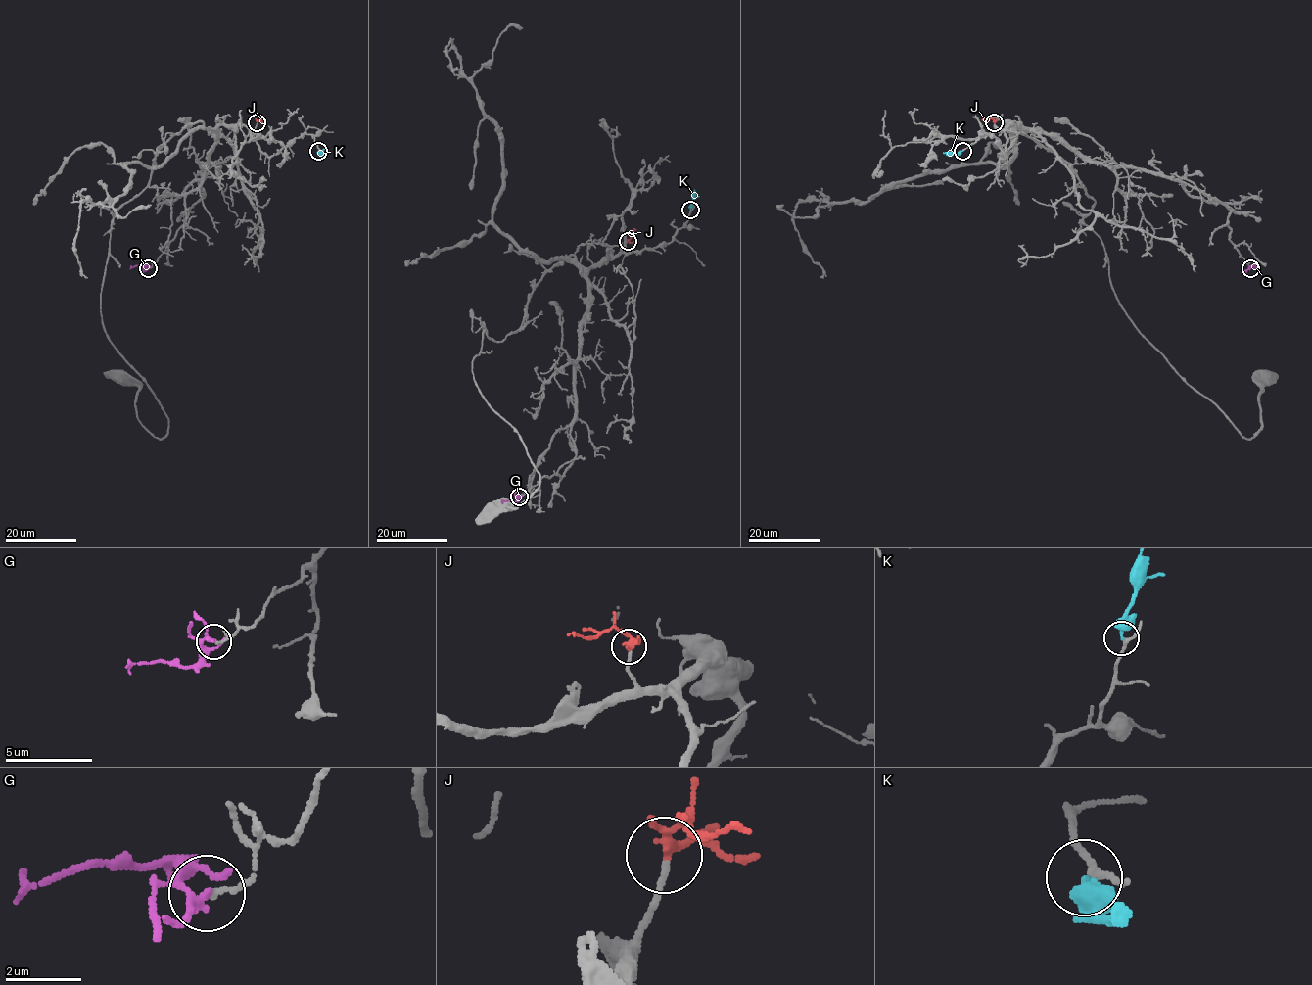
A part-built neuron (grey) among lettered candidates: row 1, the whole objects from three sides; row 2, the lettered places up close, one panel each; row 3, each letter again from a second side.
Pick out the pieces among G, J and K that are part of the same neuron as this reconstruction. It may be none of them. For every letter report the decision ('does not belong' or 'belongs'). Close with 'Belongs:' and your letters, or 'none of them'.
G: does not belong
J: belongs
K: does not belong
Belongs: J

